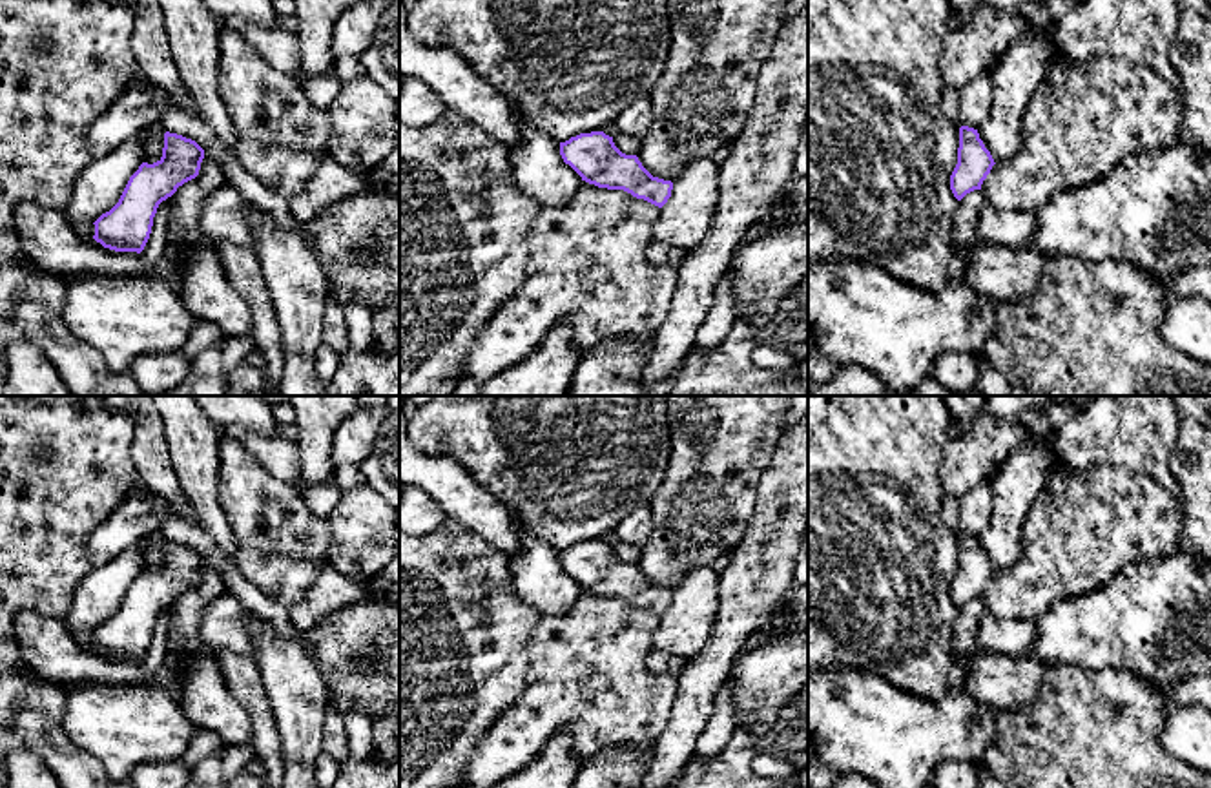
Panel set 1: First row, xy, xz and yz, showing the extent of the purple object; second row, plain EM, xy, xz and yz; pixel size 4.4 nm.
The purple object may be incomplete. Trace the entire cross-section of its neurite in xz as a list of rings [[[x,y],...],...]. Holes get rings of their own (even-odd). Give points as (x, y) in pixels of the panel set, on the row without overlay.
[[[604,540],[580,542],[560,551],[560,564],[582,589],[607,598],[624,598],[662,617],[673,591],[653,586],[637,564],[622,562]]]

